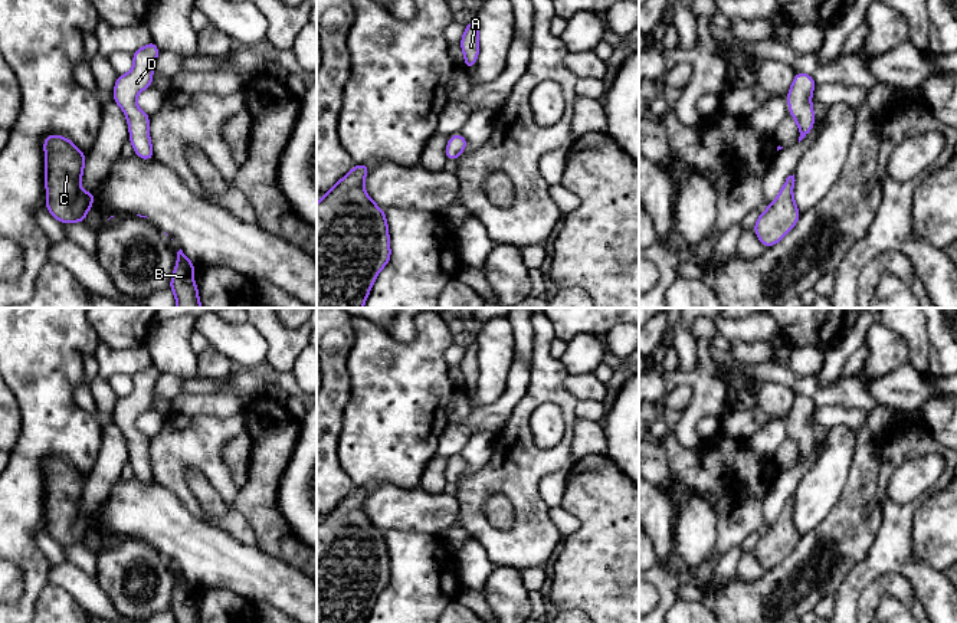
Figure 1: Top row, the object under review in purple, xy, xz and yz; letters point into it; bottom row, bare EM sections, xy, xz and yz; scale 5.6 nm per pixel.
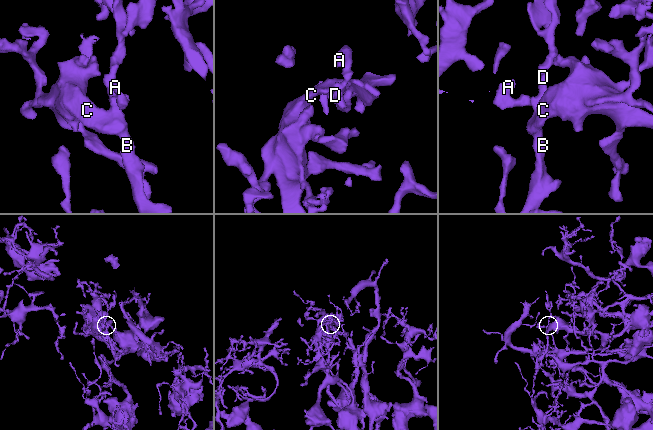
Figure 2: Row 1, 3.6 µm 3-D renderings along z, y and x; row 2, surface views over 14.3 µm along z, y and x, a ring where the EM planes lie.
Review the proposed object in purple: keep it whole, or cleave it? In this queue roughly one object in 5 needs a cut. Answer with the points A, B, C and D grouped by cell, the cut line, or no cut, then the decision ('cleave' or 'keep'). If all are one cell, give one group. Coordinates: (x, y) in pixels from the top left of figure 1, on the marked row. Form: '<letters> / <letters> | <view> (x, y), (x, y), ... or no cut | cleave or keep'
A B C D | no cut | keep

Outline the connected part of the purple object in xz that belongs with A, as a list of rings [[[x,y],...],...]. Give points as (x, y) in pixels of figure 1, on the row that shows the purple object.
[[[472,20],[466,24],[465,33],[461,40],[461,47],[465,55],[463,66],[466,69],[475,66],[478,55],[479,55],[479,42],[478,42],[478,20]]]

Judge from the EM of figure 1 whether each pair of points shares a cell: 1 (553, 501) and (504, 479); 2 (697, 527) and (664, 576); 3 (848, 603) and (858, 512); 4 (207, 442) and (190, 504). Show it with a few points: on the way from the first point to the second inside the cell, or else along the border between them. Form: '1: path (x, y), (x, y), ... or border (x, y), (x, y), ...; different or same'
1: border (561, 469), (538, 484), (538, 495), (549, 508); different
2: border (715, 546), (714, 551), (698, 566), (687, 566); different
3: border (872, 540), (869, 551), (846, 574), (835, 594); different
4: path (192, 458), (180, 469), (180, 488); same

